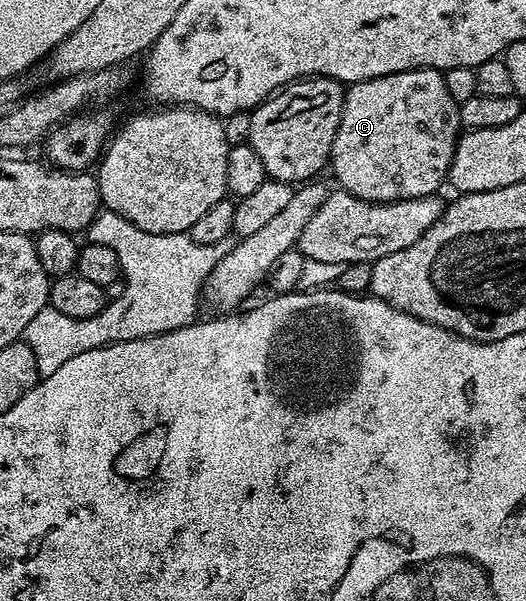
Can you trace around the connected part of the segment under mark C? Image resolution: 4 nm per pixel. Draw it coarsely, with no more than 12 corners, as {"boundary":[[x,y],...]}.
{"boundary":[[437,69],[356,81],[329,173],[362,201],[438,194],[461,136]]}

